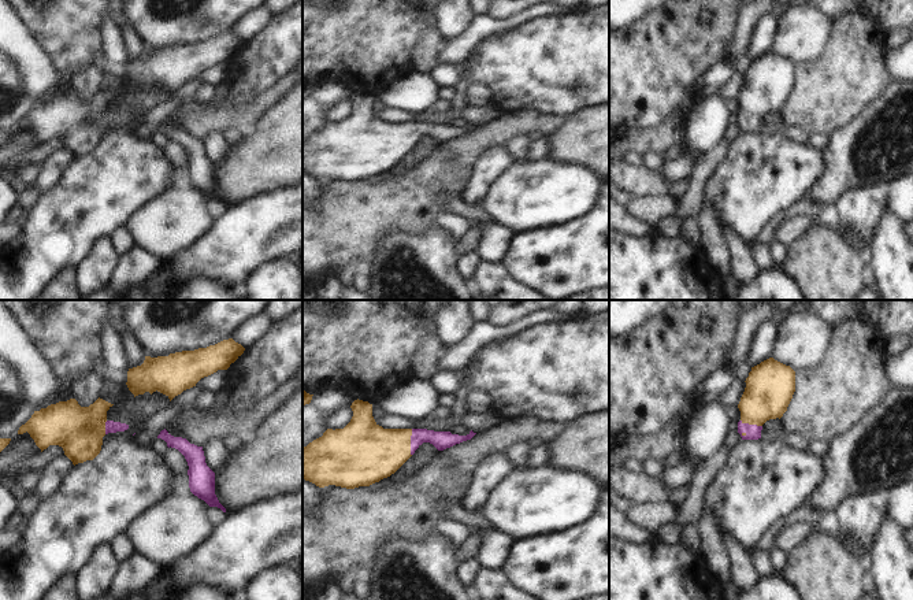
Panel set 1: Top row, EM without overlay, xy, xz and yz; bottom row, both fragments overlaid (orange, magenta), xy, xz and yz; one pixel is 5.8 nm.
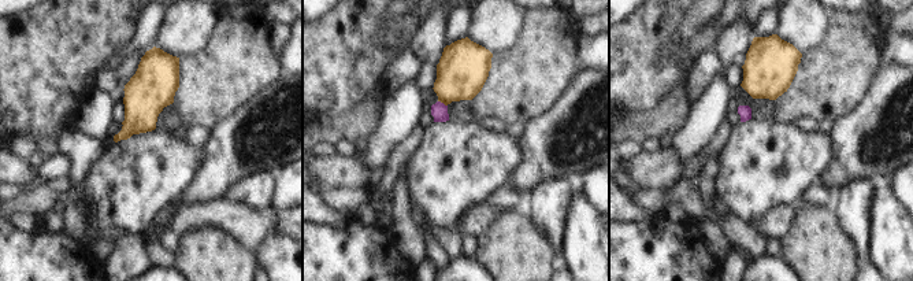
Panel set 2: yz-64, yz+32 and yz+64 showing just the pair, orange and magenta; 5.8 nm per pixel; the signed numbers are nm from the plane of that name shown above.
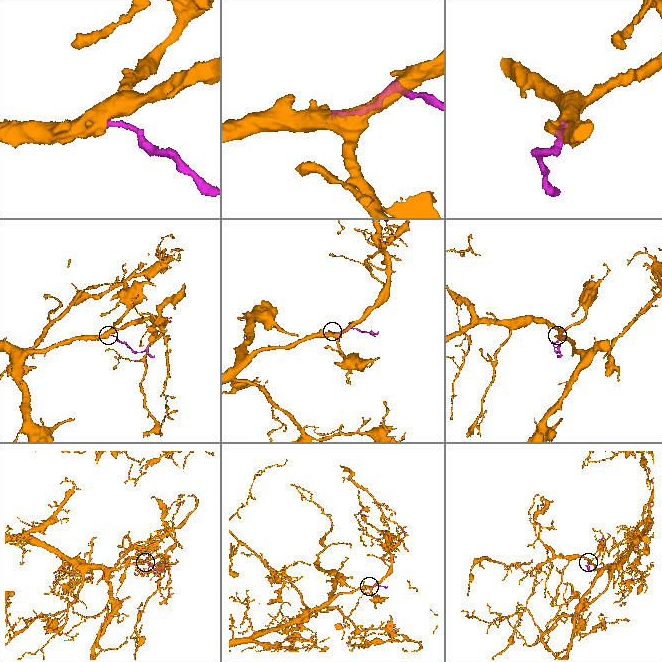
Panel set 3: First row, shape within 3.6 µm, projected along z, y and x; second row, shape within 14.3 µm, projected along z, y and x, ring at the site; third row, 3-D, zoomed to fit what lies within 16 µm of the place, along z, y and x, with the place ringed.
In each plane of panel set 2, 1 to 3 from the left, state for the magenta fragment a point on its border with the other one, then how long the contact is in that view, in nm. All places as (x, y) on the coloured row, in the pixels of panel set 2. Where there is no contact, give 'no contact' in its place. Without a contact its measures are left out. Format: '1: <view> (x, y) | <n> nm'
1: no contact
2: yz+32 (442, 102) | 70 nm
3: no contact

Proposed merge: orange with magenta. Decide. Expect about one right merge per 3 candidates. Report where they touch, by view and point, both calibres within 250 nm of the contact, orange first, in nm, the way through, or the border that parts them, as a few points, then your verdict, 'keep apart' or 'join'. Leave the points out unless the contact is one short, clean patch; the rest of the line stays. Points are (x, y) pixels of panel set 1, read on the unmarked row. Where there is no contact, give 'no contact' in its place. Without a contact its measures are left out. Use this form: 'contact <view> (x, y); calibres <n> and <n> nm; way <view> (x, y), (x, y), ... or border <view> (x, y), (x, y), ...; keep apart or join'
contact xz (409, 136); calibres 340 and 110 nm; way xz (368, 145), (381, 145), (409, 136), (415, 130), (441, 133); join

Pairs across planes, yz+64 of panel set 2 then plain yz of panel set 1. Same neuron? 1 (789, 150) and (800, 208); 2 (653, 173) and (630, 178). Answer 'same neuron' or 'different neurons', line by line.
1: different neurons
2: same neuron

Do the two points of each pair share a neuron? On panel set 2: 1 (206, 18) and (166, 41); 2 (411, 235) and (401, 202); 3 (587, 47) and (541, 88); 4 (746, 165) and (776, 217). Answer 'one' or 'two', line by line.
1: one
2: one
3: two
4: two

